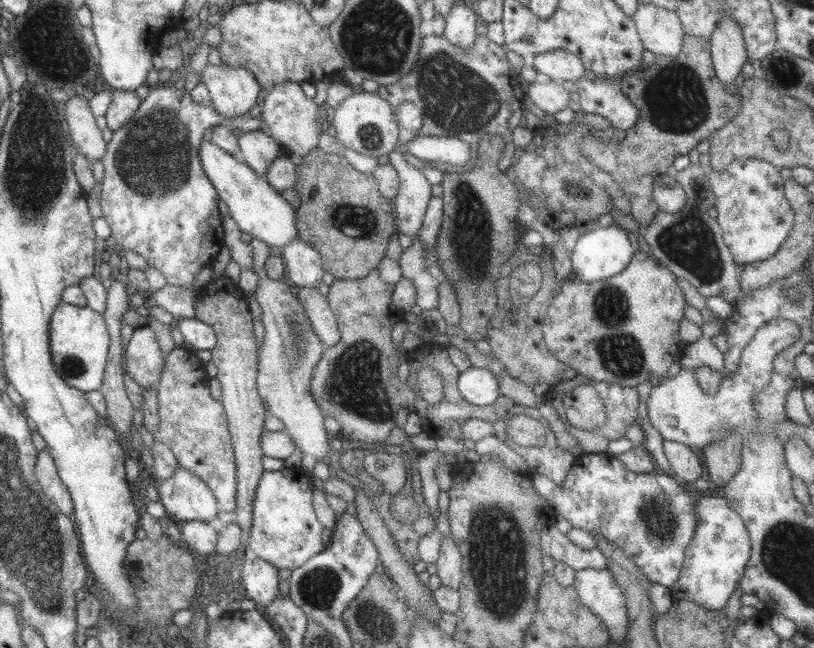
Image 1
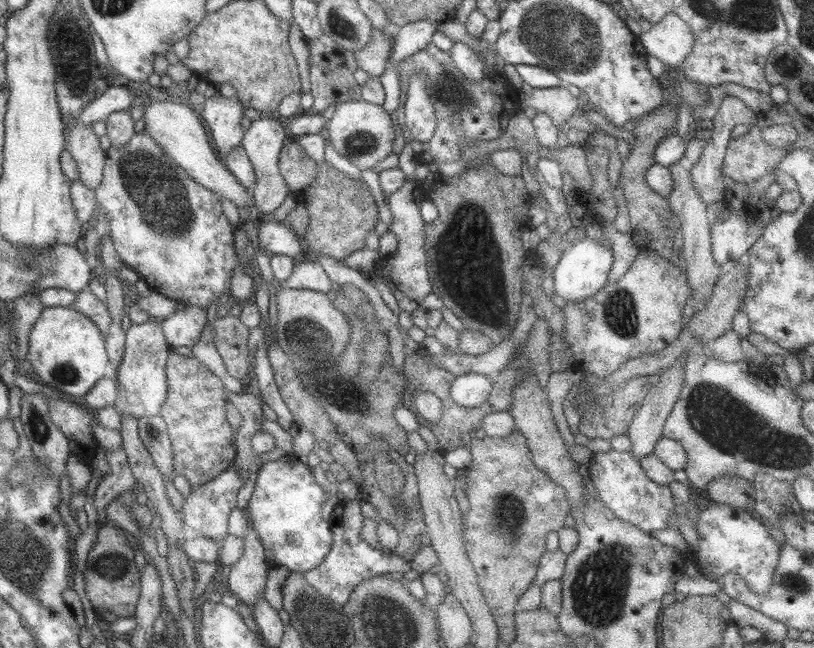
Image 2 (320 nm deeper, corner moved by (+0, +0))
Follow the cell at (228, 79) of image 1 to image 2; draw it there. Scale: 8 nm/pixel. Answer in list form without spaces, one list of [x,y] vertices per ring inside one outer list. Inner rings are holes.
[[[216,90],[205,98],[201,118],[211,130],[215,152],[219,159],[226,158],[232,148],[240,146],[243,130],[239,125],[243,106],[238,97],[223,97]]]

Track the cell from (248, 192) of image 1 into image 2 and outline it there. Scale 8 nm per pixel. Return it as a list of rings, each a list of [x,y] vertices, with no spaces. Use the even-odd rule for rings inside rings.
[[[150,100],[144,110],[144,133],[148,134],[153,142],[171,161],[175,161],[187,174],[201,186],[208,188],[219,197],[226,198],[236,206],[253,205],[251,191],[241,186],[235,177],[227,170],[223,160],[215,150],[211,149],[207,142],[207,130],[201,124],[199,116],[193,107],[183,102],[171,102],[169,100]]]

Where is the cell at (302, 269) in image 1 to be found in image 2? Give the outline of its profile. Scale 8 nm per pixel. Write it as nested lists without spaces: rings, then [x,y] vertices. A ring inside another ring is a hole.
[[[275,220],[257,226],[258,248],[268,254],[290,256],[298,260],[304,250],[303,241],[289,226]]]

